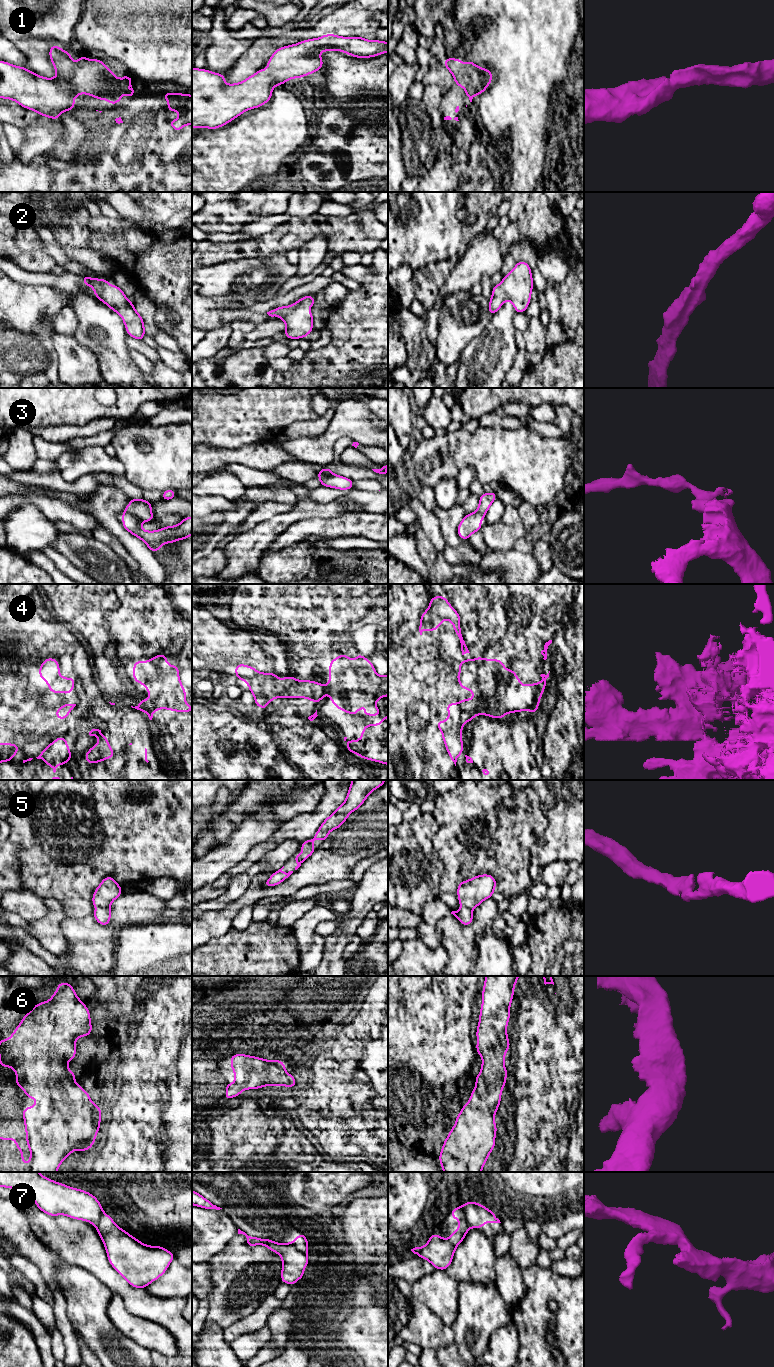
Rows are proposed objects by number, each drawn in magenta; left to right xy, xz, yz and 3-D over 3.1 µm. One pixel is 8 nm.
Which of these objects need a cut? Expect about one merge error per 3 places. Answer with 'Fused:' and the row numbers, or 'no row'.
Fused: 3, 4, 7

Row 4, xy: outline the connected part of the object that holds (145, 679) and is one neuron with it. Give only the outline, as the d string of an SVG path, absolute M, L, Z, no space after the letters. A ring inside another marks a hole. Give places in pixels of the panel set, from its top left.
M138 673L135 682L144 685L147 688L147 692L149 694L151 684L155 682L155 679L148 673Z

